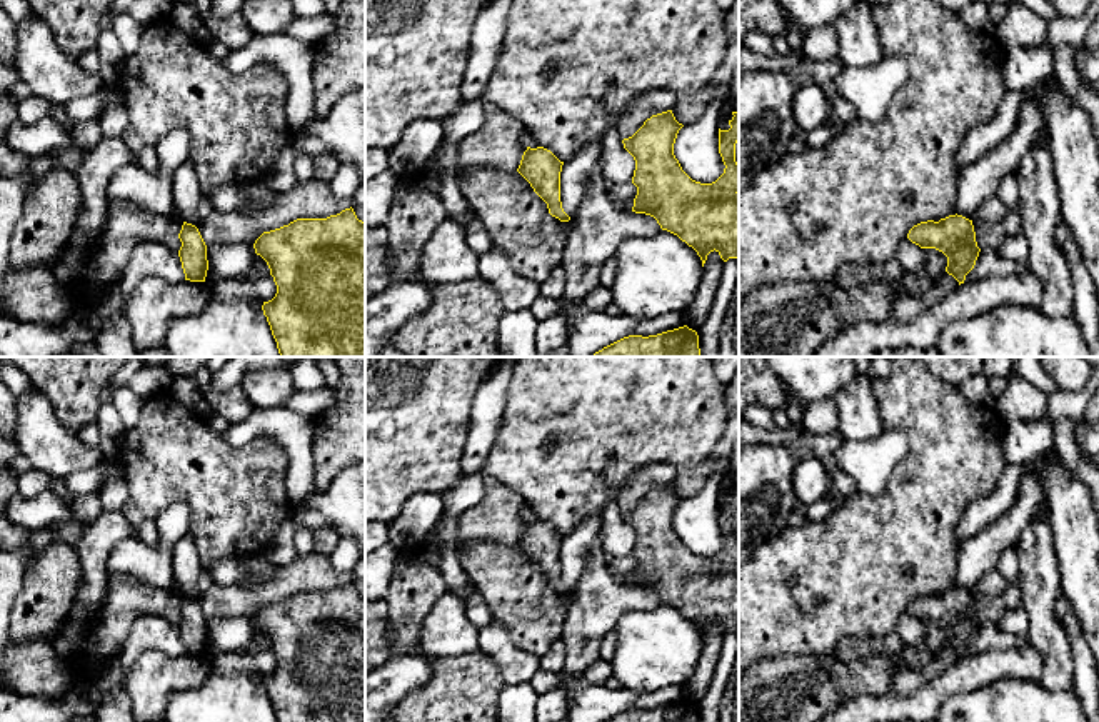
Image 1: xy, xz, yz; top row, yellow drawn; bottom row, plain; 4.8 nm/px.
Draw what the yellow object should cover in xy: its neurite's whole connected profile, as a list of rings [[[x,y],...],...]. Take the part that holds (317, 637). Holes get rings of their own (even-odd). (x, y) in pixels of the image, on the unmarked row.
[[[352,580],[327,592],[297,592],[280,602],[263,605],[255,614],[253,622],[267,635],[277,659],[275,670],[262,679],[277,722],[365,722],[365,595],[357,592]]]

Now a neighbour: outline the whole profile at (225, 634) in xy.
[[[217,617],[207,620],[208,644],[205,657],[242,649],[255,635],[255,622],[248,617]]]

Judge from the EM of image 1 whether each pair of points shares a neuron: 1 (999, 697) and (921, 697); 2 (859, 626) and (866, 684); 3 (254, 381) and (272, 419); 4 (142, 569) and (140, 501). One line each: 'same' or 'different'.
1: different
2: different
3: different
4: different

